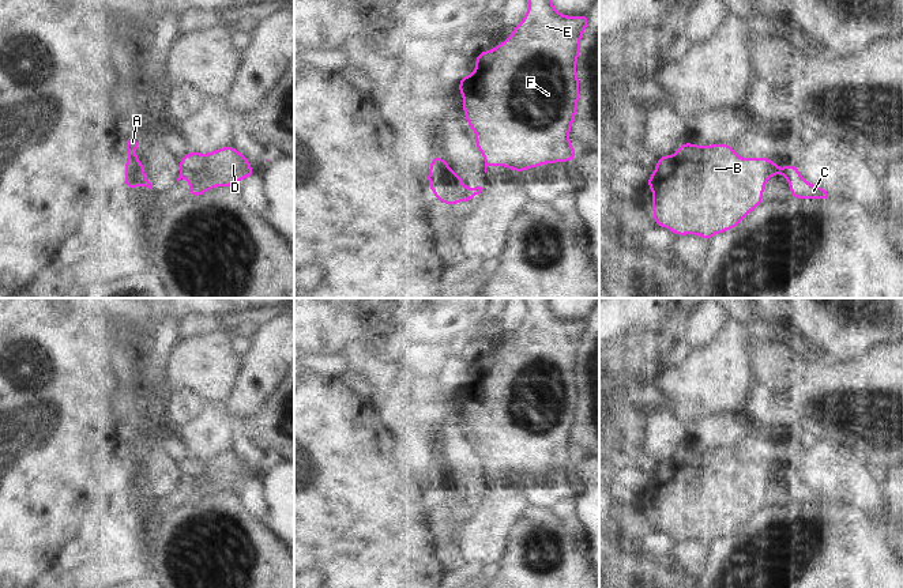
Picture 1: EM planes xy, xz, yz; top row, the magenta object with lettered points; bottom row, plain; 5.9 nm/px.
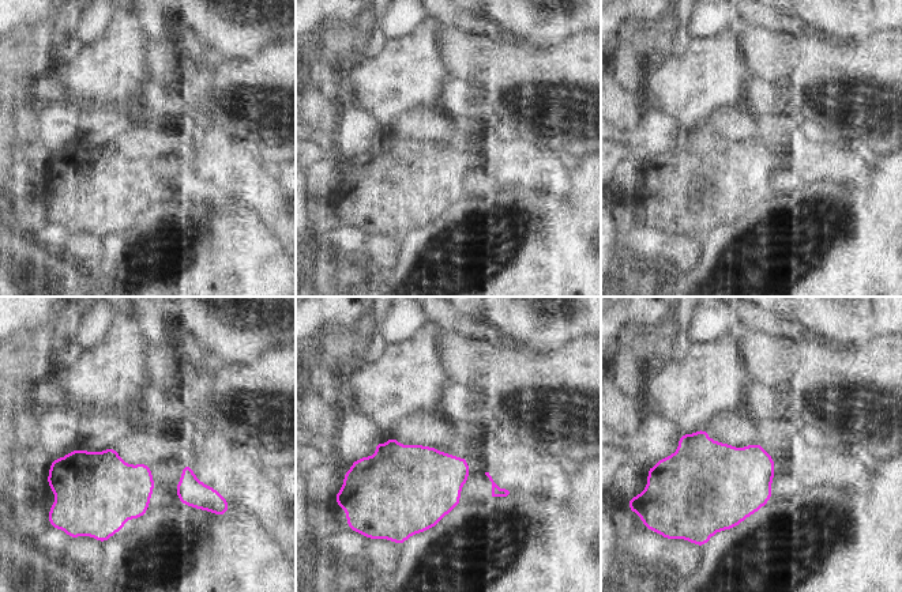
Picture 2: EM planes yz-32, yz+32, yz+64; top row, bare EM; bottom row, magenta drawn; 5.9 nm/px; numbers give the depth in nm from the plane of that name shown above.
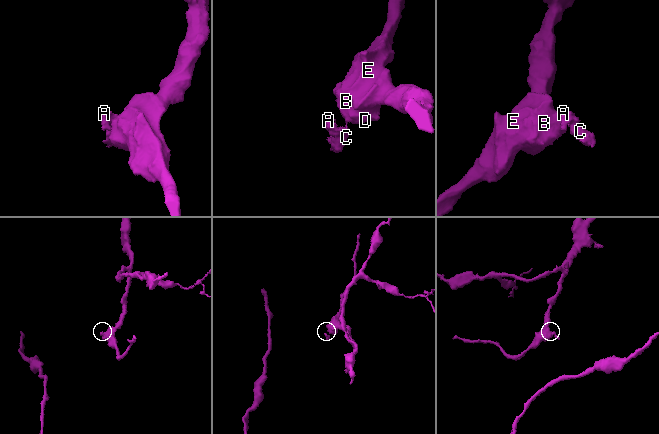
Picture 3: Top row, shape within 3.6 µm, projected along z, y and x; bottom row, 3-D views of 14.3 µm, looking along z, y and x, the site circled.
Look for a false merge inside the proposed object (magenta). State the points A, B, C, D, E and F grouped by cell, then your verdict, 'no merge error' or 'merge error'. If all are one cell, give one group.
groups A C / B D E F; merge error

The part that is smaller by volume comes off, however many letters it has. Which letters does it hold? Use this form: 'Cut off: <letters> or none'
Cut off: A, C

